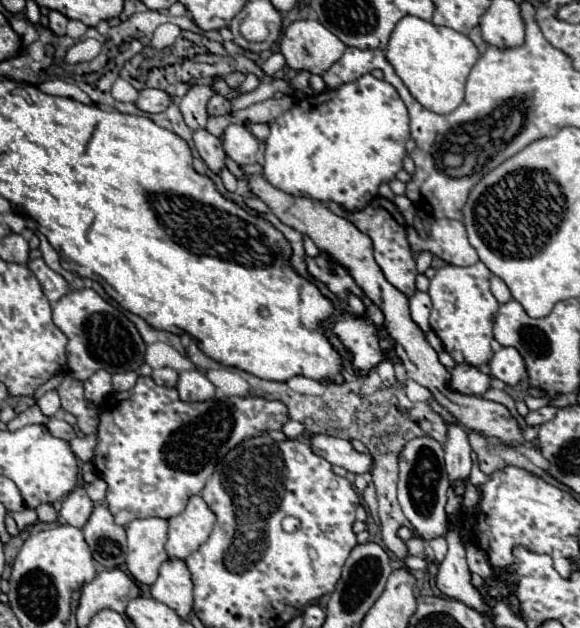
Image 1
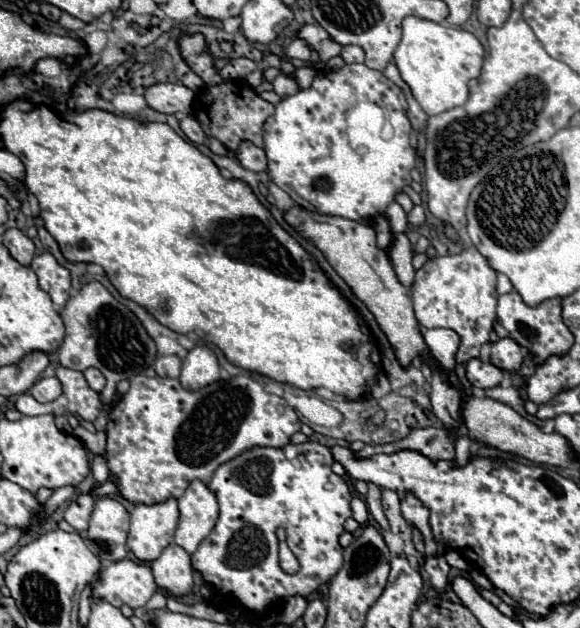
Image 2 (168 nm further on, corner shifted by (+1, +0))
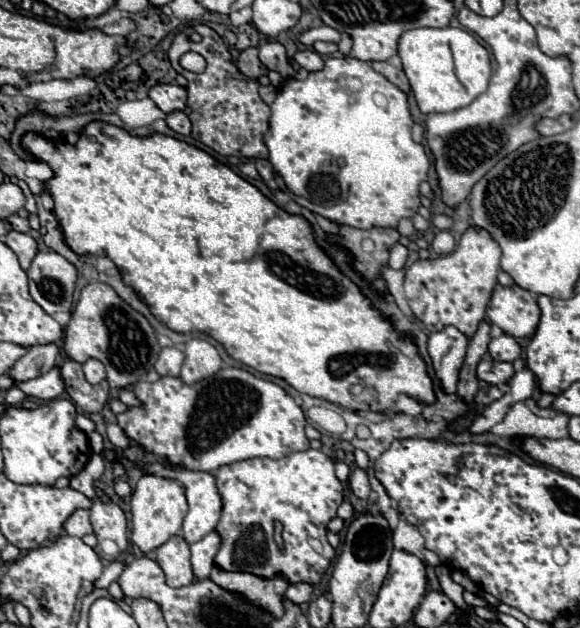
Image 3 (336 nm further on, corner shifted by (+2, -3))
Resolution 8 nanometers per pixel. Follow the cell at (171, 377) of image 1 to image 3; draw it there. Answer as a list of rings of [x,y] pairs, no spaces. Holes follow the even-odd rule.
[[[166,347],[166,349],[162,349],[154,369],[158,371],[160,377],[166,377],[166,375],[178,377],[180,369],[182,369],[182,363],[184,363],[184,353],[176,347]]]

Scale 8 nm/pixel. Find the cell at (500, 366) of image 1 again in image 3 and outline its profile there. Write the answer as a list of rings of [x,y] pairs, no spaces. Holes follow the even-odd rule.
[[[500,335],[496,339],[490,341],[488,345],[488,351],[492,355],[494,361],[506,361],[506,363],[512,363],[516,359],[520,359],[520,345],[516,343],[514,337],[510,335]]]

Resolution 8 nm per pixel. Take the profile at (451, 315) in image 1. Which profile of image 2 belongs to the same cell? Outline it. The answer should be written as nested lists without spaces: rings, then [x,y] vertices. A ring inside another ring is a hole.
[[[469,246],[453,256],[435,256],[415,270],[415,280],[409,286],[415,318],[425,328],[451,328],[461,336],[461,346],[457,350],[459,364],[477,358],[479,348],[489,342],[499,296],[495,284],[497,272],[475,246]]]

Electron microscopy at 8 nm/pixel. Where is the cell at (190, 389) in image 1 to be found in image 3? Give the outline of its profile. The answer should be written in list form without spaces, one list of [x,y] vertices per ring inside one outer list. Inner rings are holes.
[[[190,339],[184,349],[184,365],[182,365],[182,381],[198,383],[198,379],[206,379],[214,375],[214,371],[222,369],[220,353],[204,339]]]

